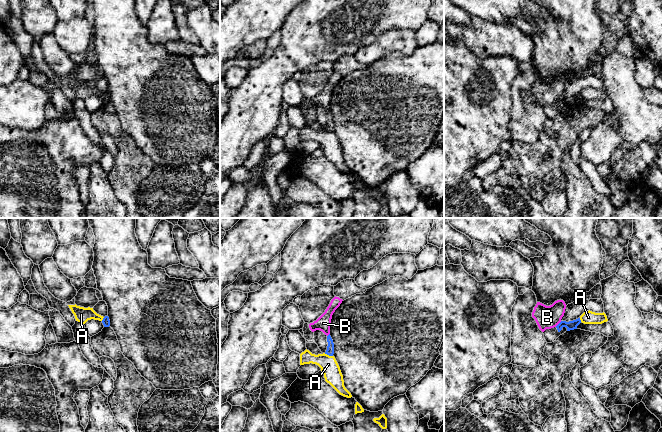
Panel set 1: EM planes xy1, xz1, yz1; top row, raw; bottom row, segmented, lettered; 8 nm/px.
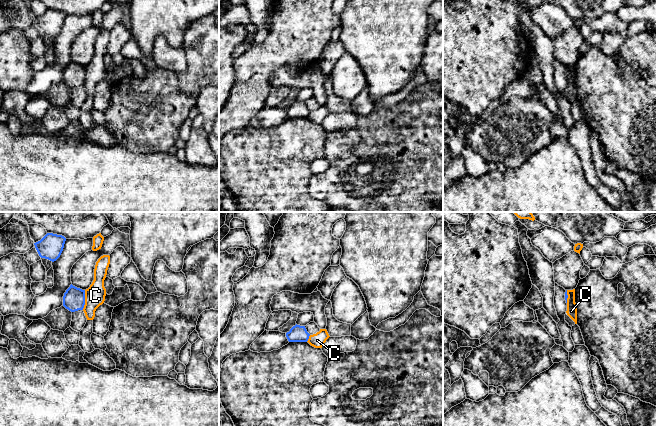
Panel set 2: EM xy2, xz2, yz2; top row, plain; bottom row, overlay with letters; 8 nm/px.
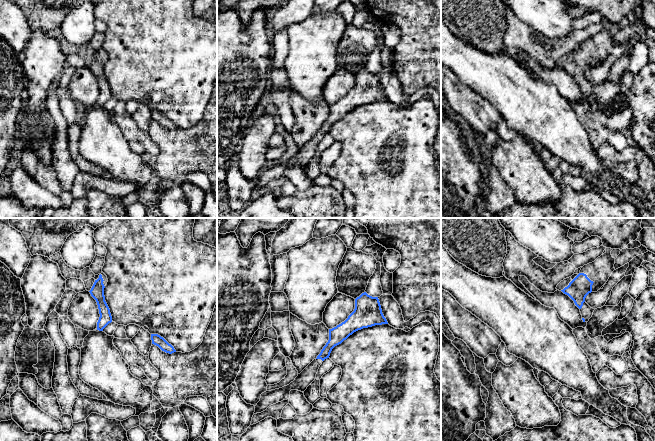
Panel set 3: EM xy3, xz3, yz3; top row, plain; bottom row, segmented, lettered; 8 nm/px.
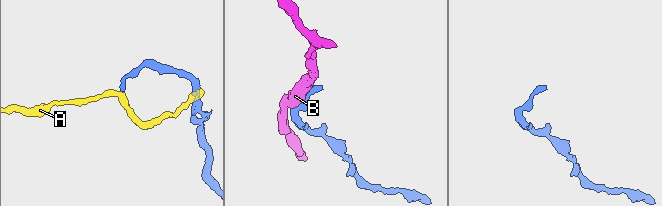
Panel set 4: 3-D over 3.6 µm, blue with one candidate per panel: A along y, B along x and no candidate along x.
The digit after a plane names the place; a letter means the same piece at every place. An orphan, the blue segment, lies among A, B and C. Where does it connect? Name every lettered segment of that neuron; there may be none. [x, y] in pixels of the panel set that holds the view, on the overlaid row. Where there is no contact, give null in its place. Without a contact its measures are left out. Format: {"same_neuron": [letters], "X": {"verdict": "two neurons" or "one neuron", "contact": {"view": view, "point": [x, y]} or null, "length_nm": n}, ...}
{"same_neuron": [], "A": {"verdict": "two neurons", "contact": {"view": "xz1", "point": [328, 354]}, "length_nm": 80}, "B": {"verdict": "two neurons", "contact": {"view": "yz1", "point": [559, 323]}, "length_nm": 70}, "C": {"verdict": "two neurons", "contact": {"view": "xy2", "point": [84, 300]}, "length_nm": 160}}

